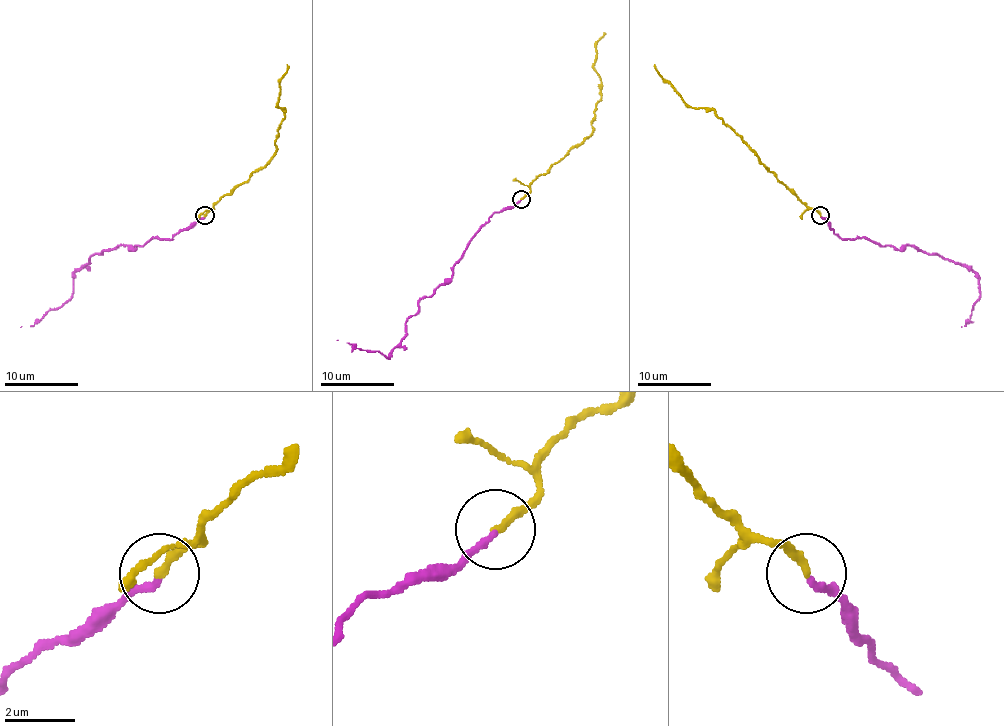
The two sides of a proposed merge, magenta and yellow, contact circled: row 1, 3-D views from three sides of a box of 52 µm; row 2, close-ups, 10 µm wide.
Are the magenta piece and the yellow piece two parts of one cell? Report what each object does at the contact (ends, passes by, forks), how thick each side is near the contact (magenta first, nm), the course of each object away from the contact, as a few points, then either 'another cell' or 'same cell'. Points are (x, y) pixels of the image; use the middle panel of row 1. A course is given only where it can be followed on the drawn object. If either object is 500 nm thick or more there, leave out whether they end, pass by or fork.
magenta ends there; yellow ends there; 190 nm thick on the magenta side, 240 nm on the other; magenta runs (521, 199), (488, 219), (452, 276), (422, 298), (406, 322), (406, 337), (388, 359), (336, 340); yellow runs (521, 199), (542, 174), (591, 133), (595, 104), (600, 98), (600, 76), (595, 65), (597, 43), (604, 32); another cell

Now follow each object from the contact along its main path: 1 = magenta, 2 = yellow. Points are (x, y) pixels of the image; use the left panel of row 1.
1: (205, 216), (172, 238), (152, 238), (135, 249), (117, 245), (89, 258), (75, 274), (71, 296), (20, 327)
2: (205, 216), (275, 152), (284, 119), (284, 108), (278, 106), (280, 80), (287, 64)

